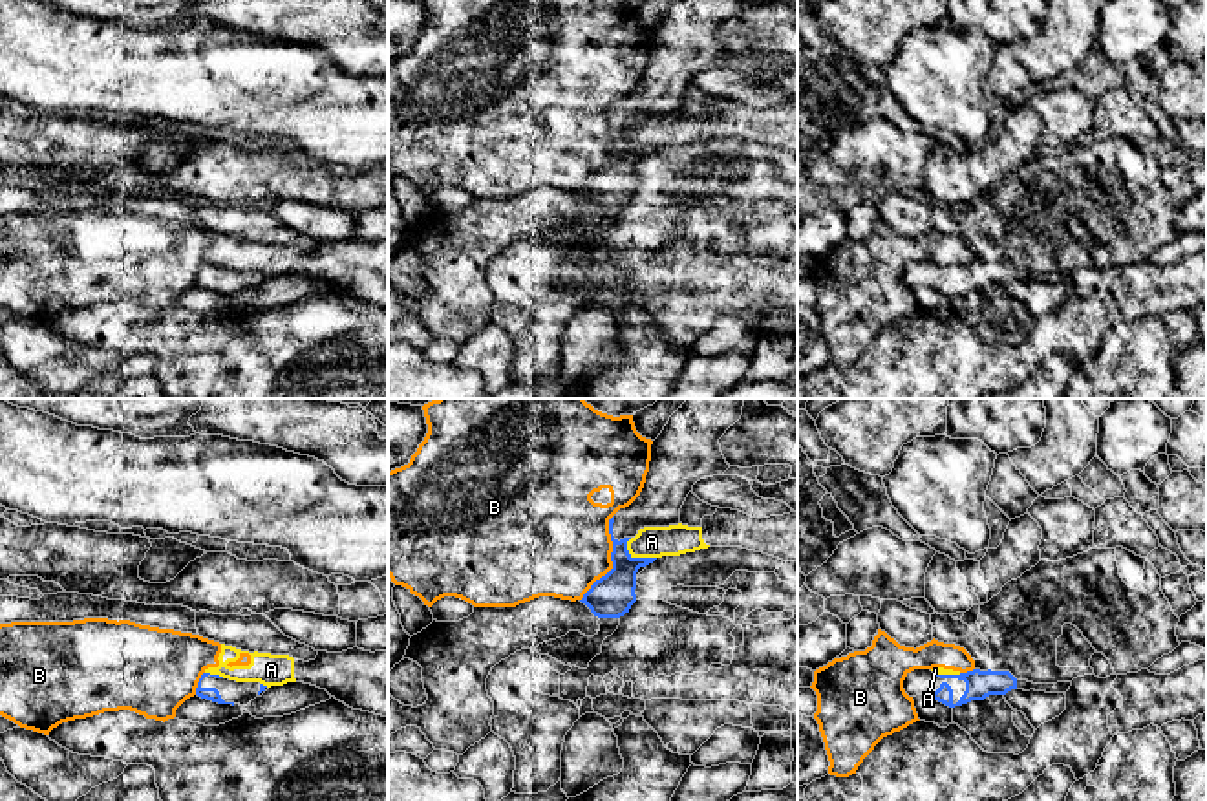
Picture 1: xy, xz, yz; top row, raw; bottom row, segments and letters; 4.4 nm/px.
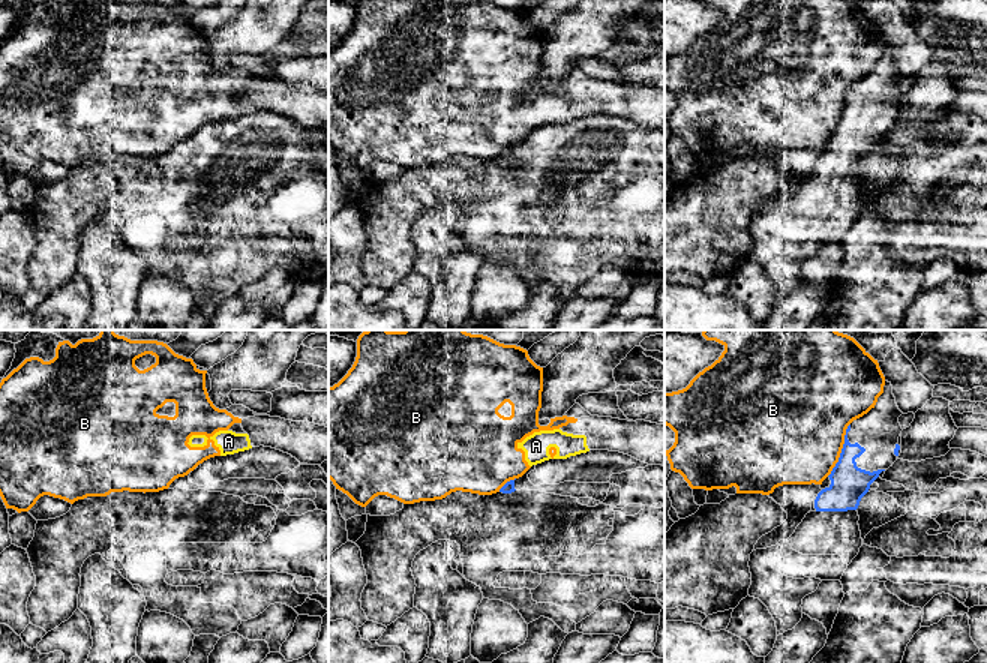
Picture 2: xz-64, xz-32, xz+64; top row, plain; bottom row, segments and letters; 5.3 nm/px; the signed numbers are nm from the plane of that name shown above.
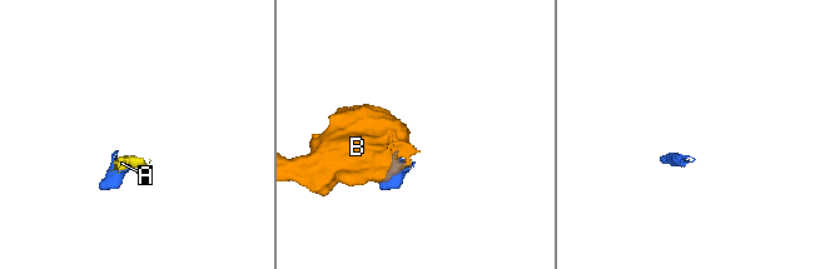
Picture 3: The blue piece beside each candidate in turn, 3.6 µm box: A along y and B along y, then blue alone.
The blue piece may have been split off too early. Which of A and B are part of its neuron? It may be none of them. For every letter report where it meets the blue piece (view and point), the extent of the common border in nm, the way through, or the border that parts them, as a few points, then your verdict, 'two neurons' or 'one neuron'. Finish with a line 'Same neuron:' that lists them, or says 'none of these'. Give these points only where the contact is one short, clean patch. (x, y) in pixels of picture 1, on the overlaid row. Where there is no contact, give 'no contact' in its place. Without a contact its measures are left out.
A: contact xz (637, 558); length 150 nm; border xz (626, 542), (626, 549), (633, 556), (655, 558); two neurons
B: contact xz (611, 558); length 420 nm; border xz (613, 514), (609, 520), (611, 567), (580, 600); two neurons
Same neuron: none of these

